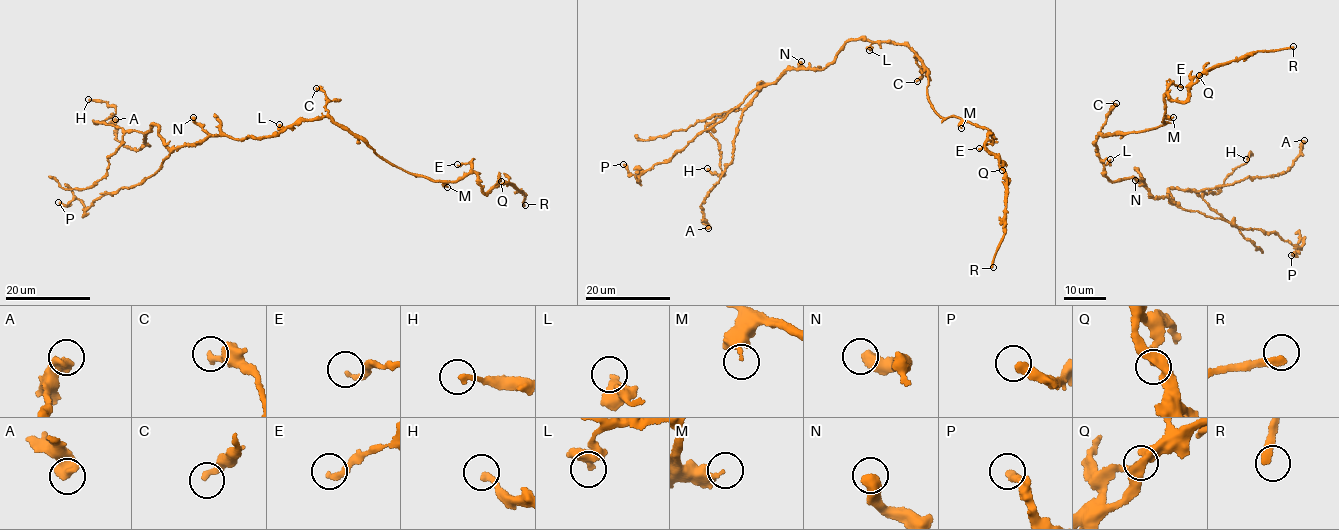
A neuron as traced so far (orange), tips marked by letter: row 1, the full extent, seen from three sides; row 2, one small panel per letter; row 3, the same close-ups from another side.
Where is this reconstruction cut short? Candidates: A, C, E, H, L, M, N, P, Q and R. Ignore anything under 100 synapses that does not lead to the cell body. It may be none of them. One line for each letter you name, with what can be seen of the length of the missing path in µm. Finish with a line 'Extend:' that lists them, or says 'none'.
R: about 180 µm are missing
Extend: R

